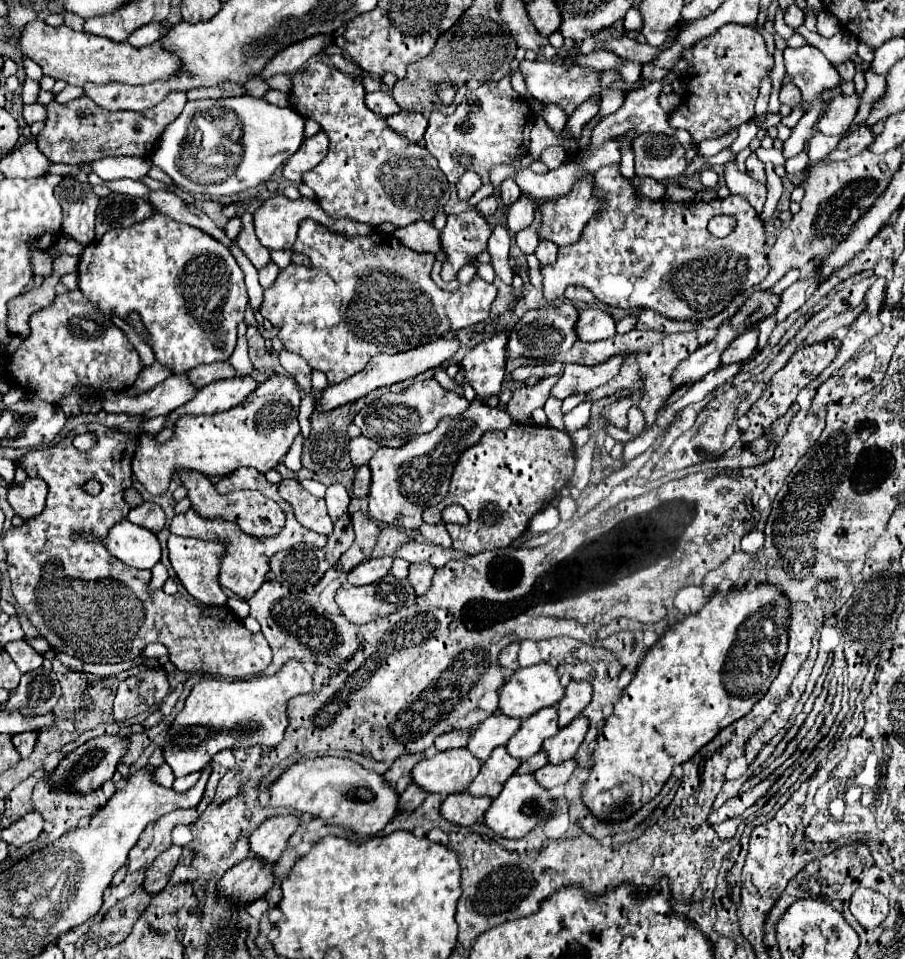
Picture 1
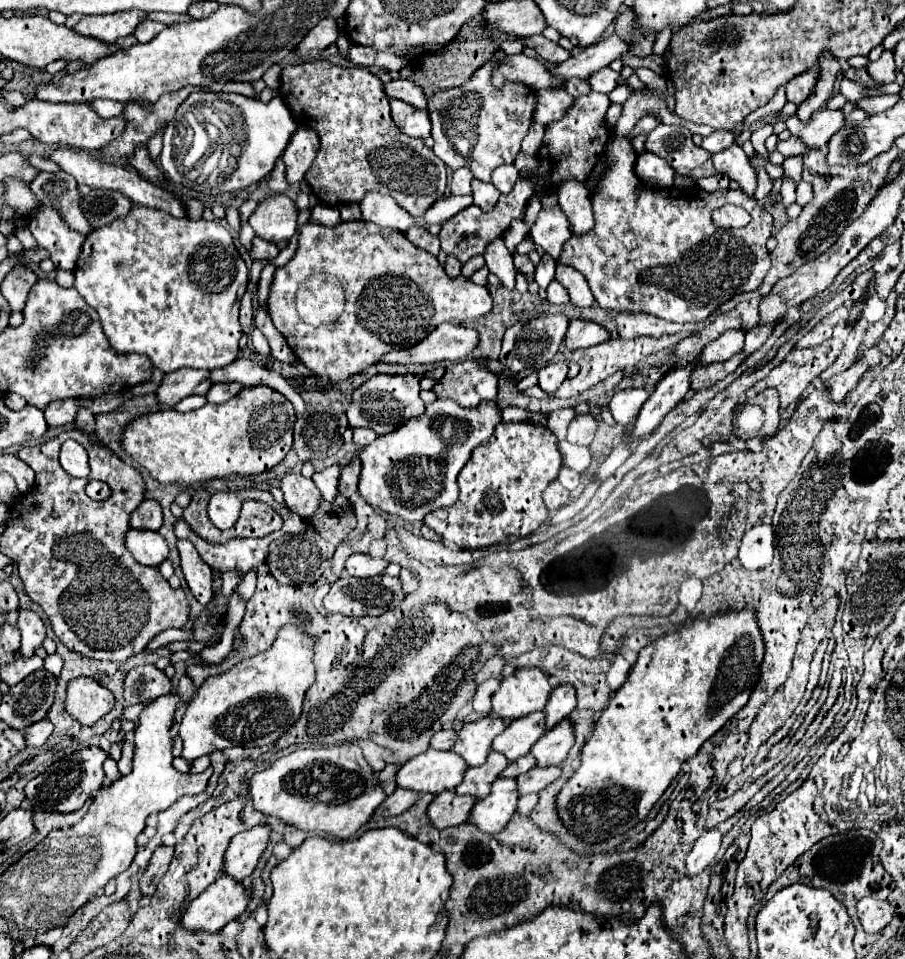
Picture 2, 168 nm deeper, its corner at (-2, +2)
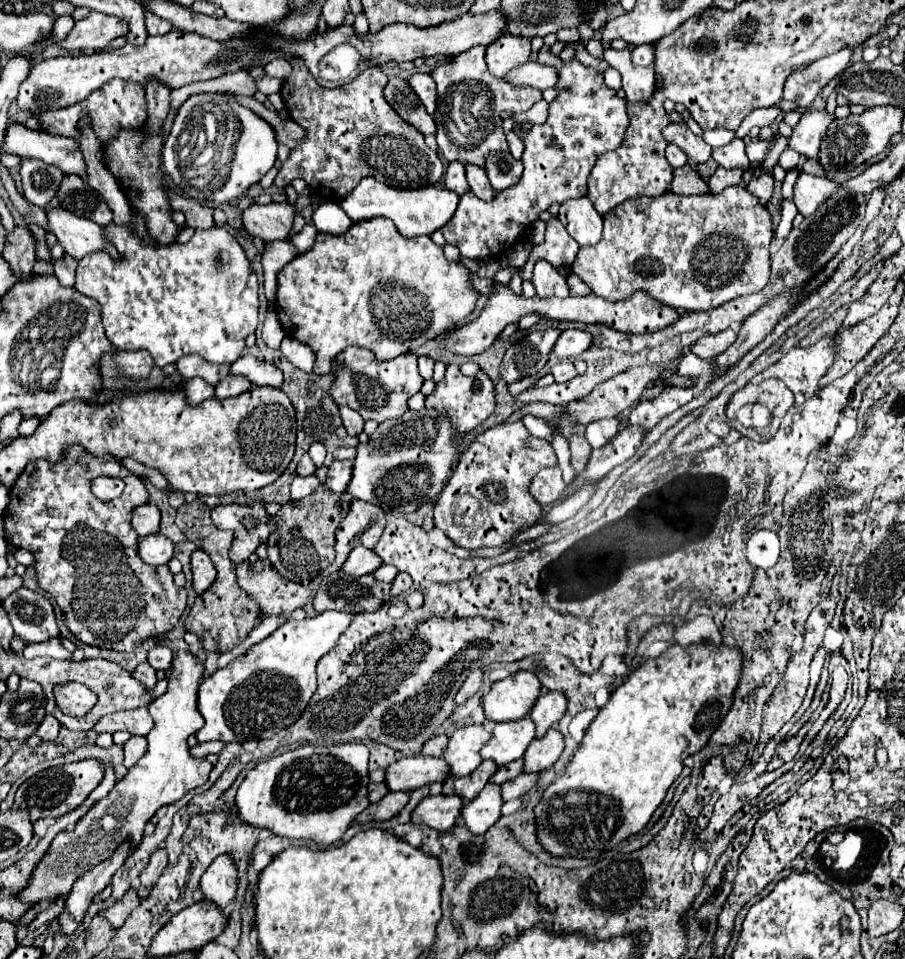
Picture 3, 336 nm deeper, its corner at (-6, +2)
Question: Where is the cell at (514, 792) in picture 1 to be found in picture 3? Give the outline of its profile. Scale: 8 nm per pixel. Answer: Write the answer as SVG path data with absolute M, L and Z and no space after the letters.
M487 784L477 798L465 802L461 808L461 818L473 834L485 834L501 816L503 798L497 784Z

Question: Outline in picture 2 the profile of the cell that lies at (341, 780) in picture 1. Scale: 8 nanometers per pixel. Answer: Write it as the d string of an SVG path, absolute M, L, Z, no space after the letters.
M357 744L295 750L275 760L271 768L257 772L249 782L249 794L255 810L273 814L301 830L329 832L339 840L353 838L385 800L375 772Z

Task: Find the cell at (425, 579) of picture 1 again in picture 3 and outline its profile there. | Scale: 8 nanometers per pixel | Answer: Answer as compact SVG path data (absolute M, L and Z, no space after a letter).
M399 574L391 584L391 594L399 596L399 594L407 592L409 588L411 588L411 576L409 574Z

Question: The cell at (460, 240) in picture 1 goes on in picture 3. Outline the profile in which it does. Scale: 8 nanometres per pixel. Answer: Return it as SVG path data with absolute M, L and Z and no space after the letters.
M549 46L539 50L537 62L557 68L557 98L549 106L549 118L545 124L533 124L529 130L523 130L519 122L513 124L513 132L525 144L525 152L521 156L525 170L521 180L513 188L495 194L491 202L479 200L471 190L459 198L453 218L441 228L441 232L449 244L459 248L461 258L497 260L507 248L527 236L539 214L553 202L563 204L565 200L585 196L593 164L601 154L621 144L629 126L625 100L605 86L603 74L581 66L577 60L565 64L549 52Z

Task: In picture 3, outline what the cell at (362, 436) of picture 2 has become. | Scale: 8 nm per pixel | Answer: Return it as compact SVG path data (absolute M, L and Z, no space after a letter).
M339 406L339 414L341 414L343 426L347 428L347 434L349 434L349 436L357 436L357 434L363 432L365 420L361 420L361 414L359 414L359 412L353 412L351 408Z

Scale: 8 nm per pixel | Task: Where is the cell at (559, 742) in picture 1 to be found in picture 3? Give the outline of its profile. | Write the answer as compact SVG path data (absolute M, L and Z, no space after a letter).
M549 730L541 740L535 738L529 748L525 750L525 764L523 764L523 772L541 772L549 766L553 766L557 762L557 758L561 756L565 748L565 742L563 742L563 736L561 732L557 730Z

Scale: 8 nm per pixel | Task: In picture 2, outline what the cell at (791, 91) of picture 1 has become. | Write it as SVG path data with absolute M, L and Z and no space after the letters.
M809 68L809 72L803 72L801 76L795 76L785 84L787 90L787 100L793 104L801 104L813 90L815 82L819 76L819 68Z

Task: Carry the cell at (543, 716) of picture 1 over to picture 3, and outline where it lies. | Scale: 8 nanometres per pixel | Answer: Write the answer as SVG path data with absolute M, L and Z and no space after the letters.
M529 718L495 724L491 740L481 748L483 760L493 760L503 766L523 756L531 740L535 738L535 724Z

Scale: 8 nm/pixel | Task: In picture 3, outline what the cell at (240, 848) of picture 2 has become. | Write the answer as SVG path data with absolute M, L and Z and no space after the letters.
M223 854L213 860L207 872L201 876L199 890L207 902L213 902L217 908L225 908L237 892L237 866Z

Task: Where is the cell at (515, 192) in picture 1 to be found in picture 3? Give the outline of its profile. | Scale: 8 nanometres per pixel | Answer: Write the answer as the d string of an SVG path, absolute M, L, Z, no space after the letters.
M489 152L489 160L485 164L485 172L489 176L491 186L495 192L501 192L521 178L523 164L515 160L509 152Z

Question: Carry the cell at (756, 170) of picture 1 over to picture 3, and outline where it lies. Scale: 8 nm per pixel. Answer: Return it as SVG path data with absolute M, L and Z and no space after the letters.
M757 168L749 184L745 186L761 204L767 204L773 194L773 176L767 174L763 168Z

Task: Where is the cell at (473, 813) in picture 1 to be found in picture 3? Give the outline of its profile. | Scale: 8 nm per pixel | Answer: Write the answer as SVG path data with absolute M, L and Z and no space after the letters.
M427 796L421 804L411 812L413 824L425 824L433 830L445 832L455 826L459 812L463 808L461 796Z

